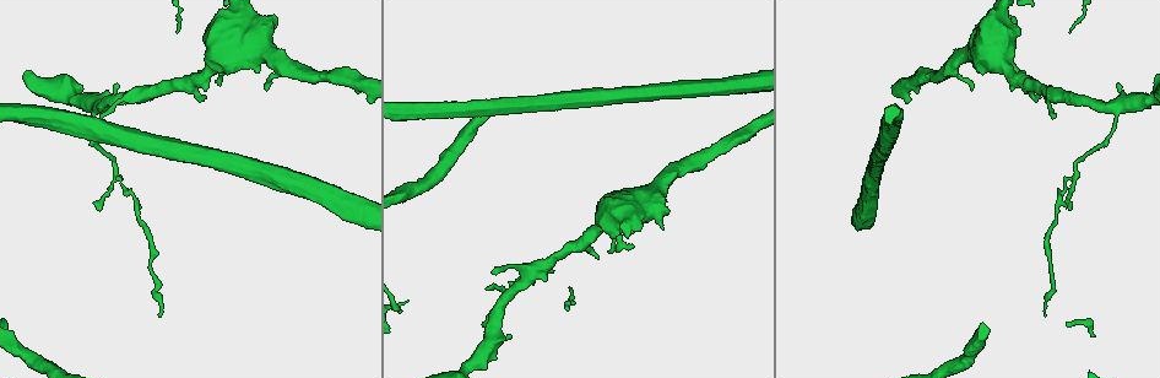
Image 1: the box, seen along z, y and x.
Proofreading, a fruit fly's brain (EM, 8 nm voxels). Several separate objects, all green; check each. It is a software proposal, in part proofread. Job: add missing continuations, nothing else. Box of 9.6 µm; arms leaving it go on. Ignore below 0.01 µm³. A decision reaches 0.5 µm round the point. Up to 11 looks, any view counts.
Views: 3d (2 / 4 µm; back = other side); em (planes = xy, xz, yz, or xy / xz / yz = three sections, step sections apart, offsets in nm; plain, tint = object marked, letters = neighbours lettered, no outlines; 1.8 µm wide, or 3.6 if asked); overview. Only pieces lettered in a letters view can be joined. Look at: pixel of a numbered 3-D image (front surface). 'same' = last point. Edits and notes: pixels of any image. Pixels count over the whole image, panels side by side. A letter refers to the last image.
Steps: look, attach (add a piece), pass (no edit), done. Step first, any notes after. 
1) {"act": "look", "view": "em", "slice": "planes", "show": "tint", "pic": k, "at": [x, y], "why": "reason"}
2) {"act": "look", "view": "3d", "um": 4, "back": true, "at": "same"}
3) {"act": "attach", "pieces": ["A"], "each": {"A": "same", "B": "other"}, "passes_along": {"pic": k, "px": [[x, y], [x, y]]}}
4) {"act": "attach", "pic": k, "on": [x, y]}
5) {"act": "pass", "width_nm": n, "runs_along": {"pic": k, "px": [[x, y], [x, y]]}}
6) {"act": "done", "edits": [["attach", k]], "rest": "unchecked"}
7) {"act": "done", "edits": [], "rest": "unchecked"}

{"act": "look", "view": "em", "slice": "planes", "show": "letters", "pic": 1, "at": [1117, 84], "why": "free end"}

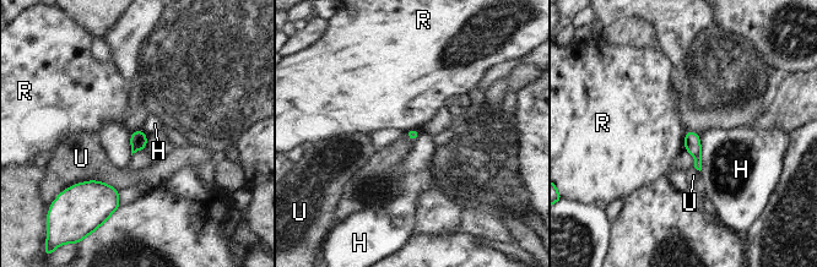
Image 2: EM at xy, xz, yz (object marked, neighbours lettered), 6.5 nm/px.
{"act": "pass", "each": {"H": "other", "R": "other", "U": "other"}, "border": {"pic": 2, "px": [[685, 131], [682, 147]]}, "found": "none of them fits"}

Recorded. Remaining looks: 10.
{"act": "look", "view": "em", "slice": "xy", "step": 4, "show": "letters", "pic": 1, "at": [160, 314], "why": "long arm stops here"}

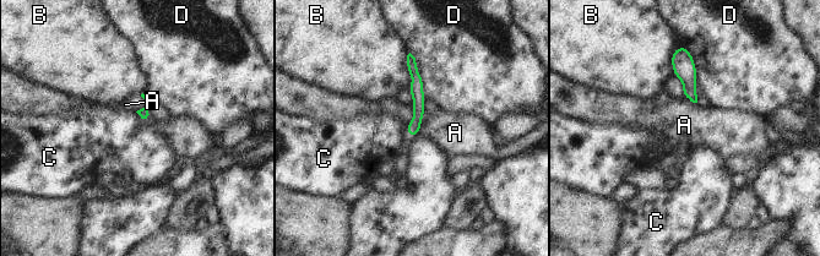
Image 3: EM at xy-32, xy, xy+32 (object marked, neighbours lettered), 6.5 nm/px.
{"act": "pass", "each": {"A": "other", "B": "other", "C": "other", "D": "other"}, "runs_along": {"pic": 3, "px": [[410, 58], [418, 96], [413, 132]]}, "found": "no lettered piece goes on from it"}

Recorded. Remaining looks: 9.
{"act": "look", "view": "3d", "um": 4, "pic": 1, "at": [494, 271], "why": "tapers out"}

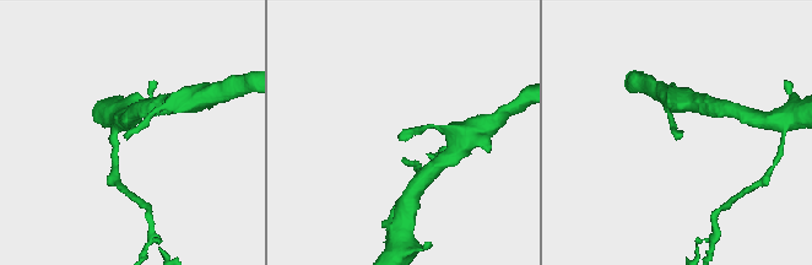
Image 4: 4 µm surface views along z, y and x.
{"act": "look", "view": "em", "slice": "xy", "step": 8, "show": "letters", "pic": 4, "at": [401, 133]}

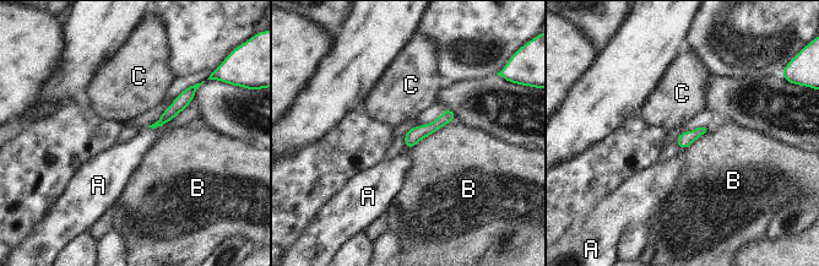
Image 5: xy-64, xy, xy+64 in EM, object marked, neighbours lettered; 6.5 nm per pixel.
{"act": "pass", "each": {"A": "other", "B": "other", "C": "other"}, "found": "none of them fits"}

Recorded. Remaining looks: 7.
{"act": "look", "view": "em", "slice": "planes", "show": "plain", "pic": 1, "at": [972, 88], "why": "an open end"}

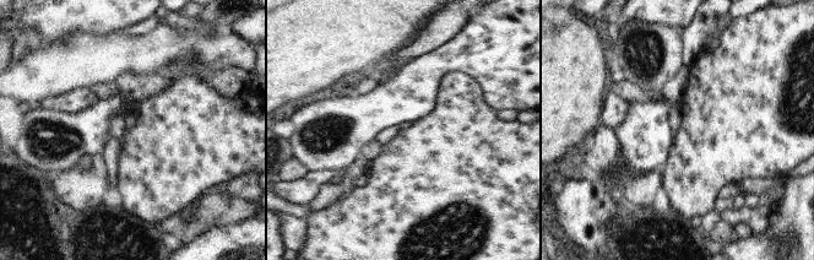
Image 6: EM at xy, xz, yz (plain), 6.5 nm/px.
{"act": "look", "view": "em", "slice": "planes", "show": "letters", "at": "same", "why": "see the neighbours"}

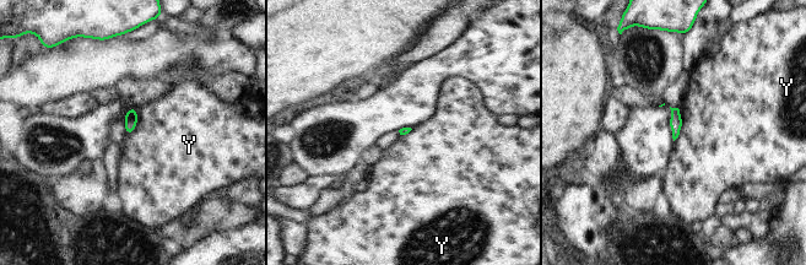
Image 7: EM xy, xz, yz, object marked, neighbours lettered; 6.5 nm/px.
{"act": "pass", "longest_contact_nm": ["Y", 200], "each": {"Y": "other"}, "found": "none of them fits"}

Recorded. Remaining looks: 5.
{"act": "done", "edits": [], "rest": "unchecked"}

